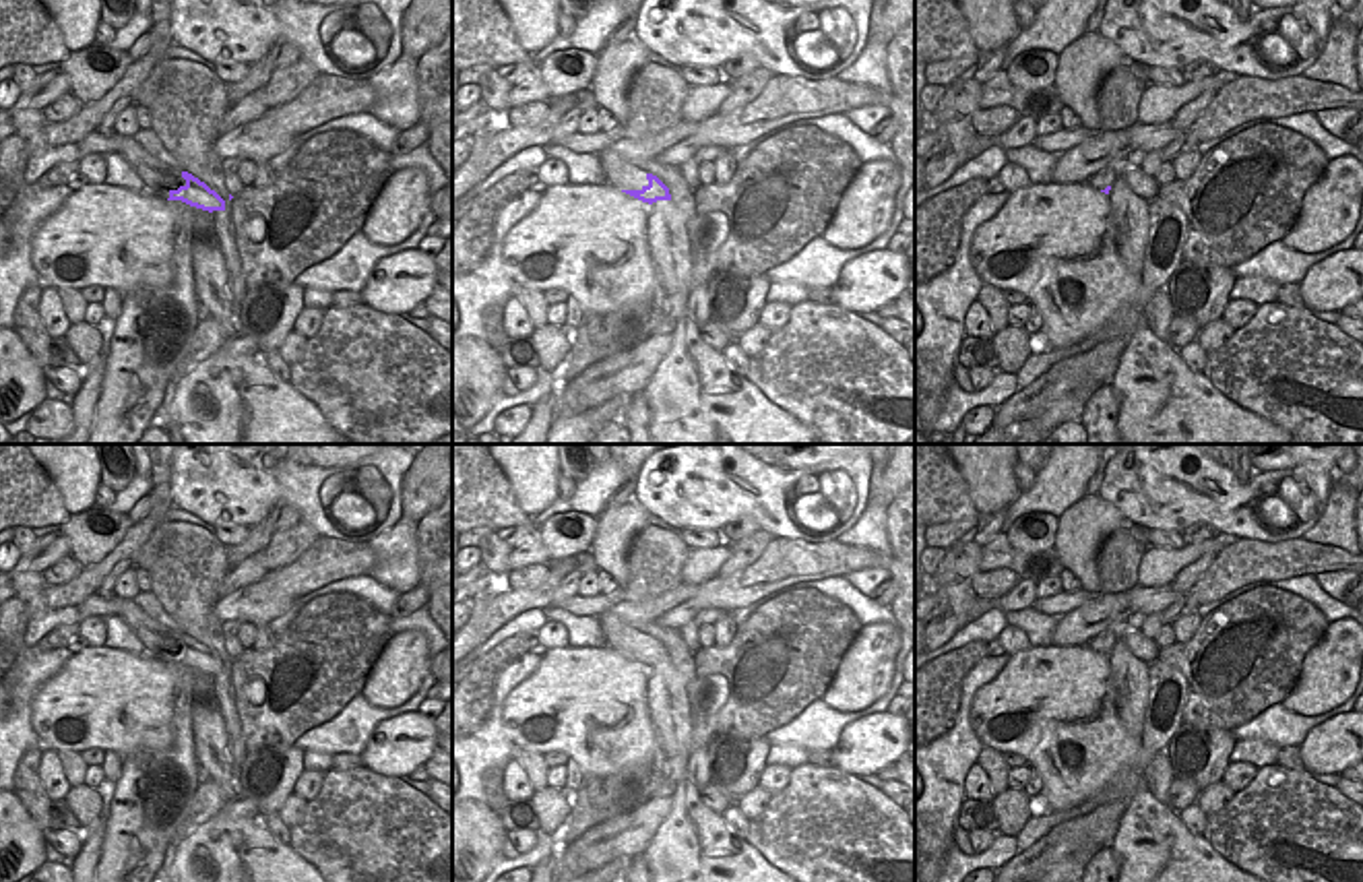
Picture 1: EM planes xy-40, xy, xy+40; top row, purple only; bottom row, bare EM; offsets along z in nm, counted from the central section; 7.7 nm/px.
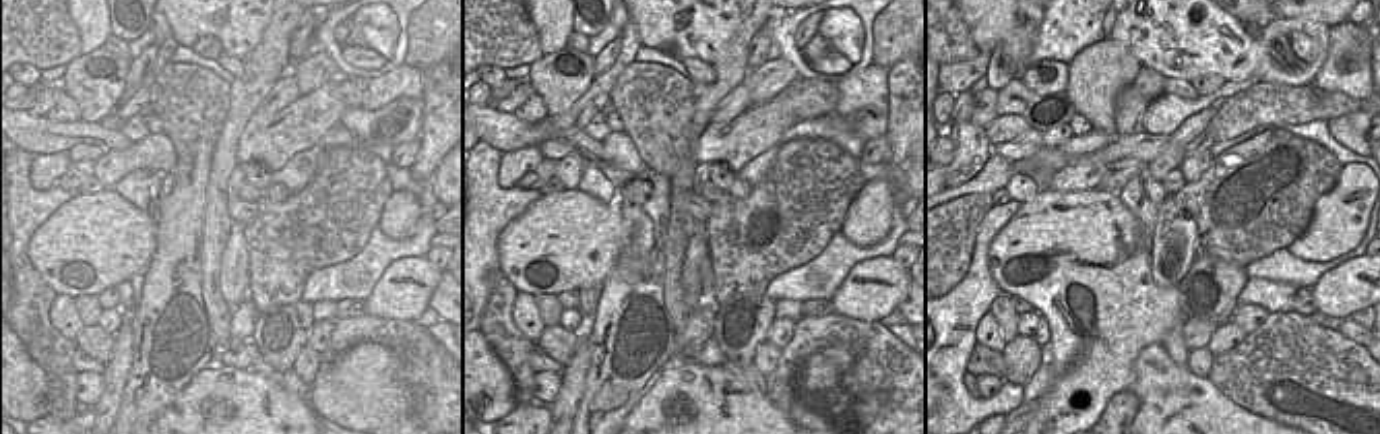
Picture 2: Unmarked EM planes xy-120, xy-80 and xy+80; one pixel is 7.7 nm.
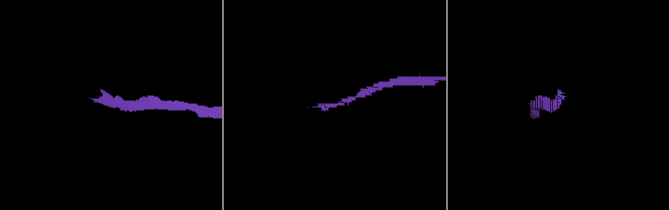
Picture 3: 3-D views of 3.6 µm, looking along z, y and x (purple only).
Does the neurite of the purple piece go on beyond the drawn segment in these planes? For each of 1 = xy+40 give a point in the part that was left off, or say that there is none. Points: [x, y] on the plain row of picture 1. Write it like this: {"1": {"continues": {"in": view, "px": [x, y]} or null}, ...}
{"1": {"continues": null}}

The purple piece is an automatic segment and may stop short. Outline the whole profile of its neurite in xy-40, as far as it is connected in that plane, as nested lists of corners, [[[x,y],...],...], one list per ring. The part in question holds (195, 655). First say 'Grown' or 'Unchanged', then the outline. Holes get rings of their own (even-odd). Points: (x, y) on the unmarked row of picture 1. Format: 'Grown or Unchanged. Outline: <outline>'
Grown. Outline: [[[116,599],[122,618],[140,638],[145,651],[167,663],[182,663],[202,673],[225,673],[225,663],[184,632],[173,632],[149,618],[132,599]]]

